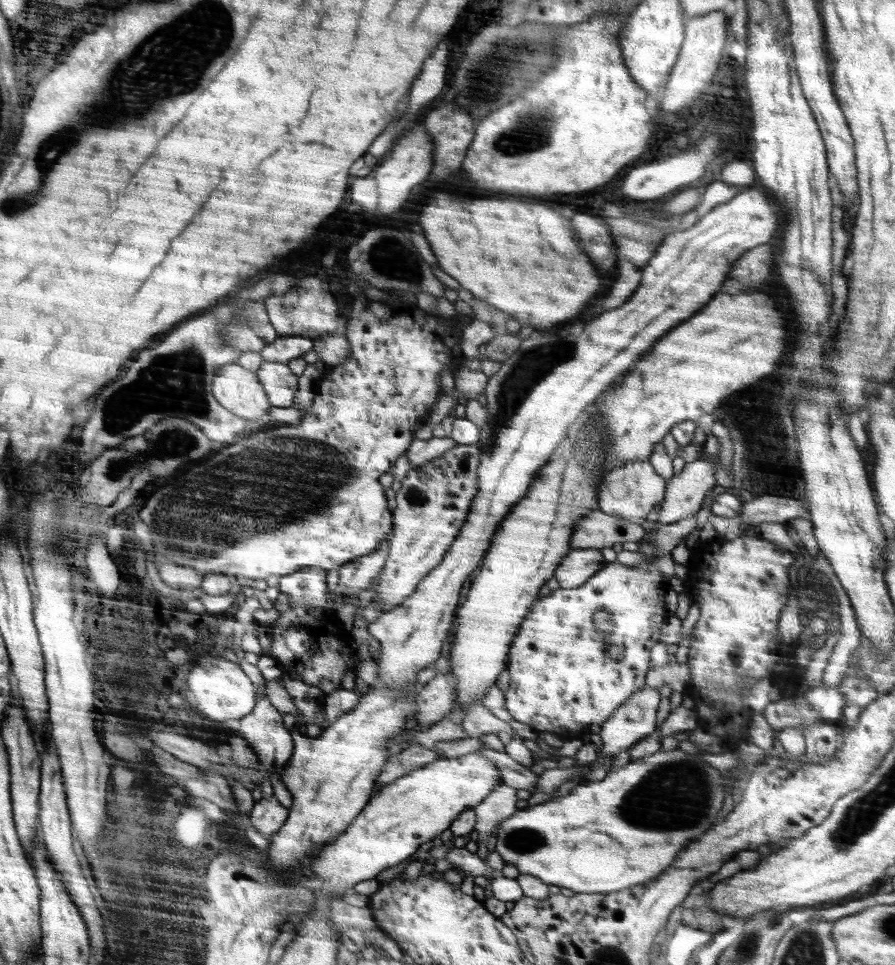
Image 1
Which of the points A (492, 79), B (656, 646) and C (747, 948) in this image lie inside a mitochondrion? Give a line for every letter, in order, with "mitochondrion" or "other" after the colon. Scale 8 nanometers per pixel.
A: mitochondrion
B: other
C: mitochondrion

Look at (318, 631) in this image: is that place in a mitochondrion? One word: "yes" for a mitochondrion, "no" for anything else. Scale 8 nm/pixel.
no

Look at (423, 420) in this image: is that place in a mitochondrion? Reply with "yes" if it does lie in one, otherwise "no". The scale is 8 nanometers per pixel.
no

